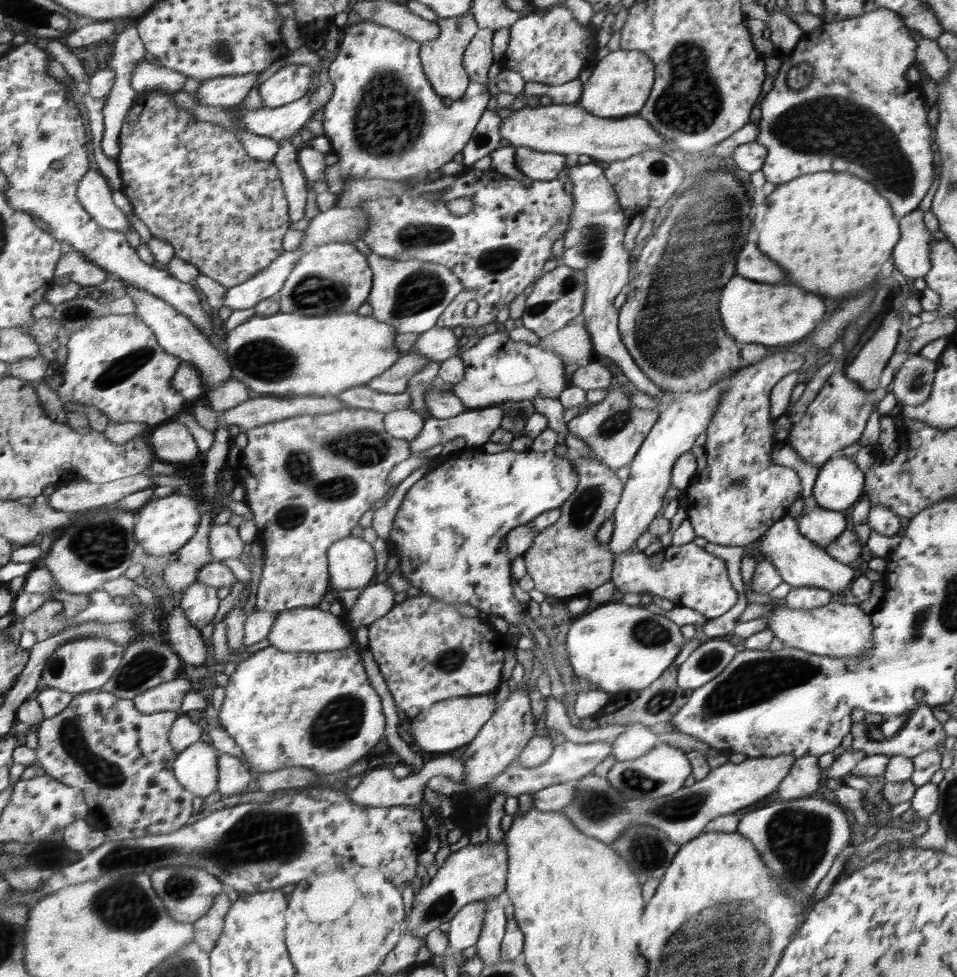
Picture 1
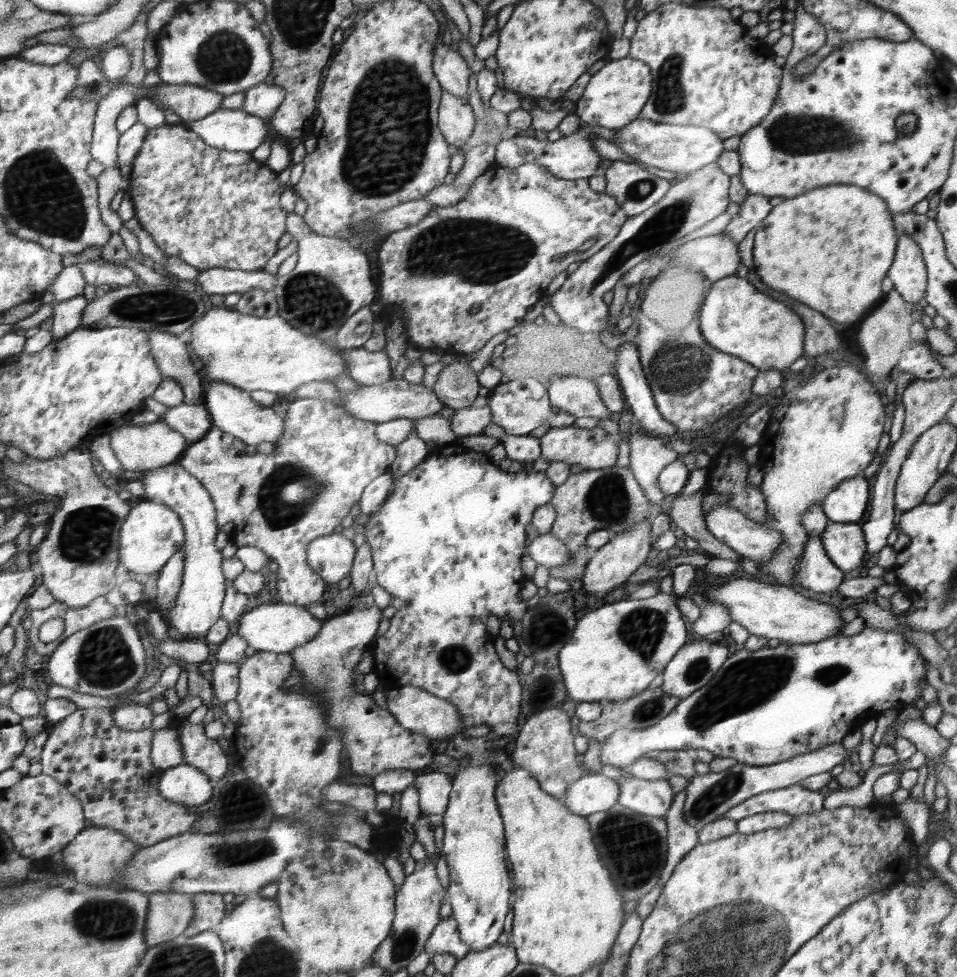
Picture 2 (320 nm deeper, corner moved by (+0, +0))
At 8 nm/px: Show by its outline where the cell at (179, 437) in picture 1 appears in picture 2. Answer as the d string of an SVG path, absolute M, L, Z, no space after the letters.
M157 420L155 423L146 423L142 426L125 424L110 435L112 435L111 441L115 453L124 464L126 471L148 472L160 469L162 466L171 465L177 462L190 447L190 443L184 438L183 434L180 434L180 431L168 426L162 420Z

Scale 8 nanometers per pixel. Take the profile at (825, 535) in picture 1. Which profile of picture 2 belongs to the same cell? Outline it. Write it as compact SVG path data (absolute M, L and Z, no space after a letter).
M830 522L819 536L827 555L840 570L865 567L867 560L863 528L857 523Z

